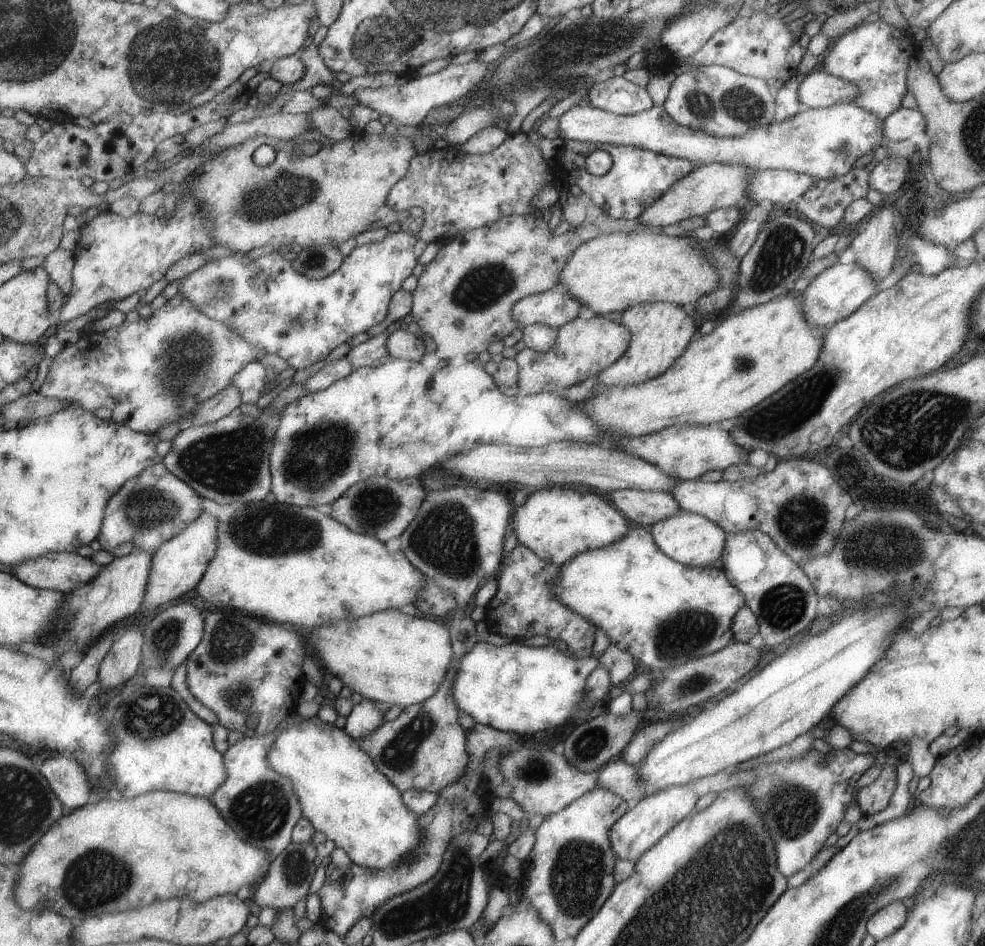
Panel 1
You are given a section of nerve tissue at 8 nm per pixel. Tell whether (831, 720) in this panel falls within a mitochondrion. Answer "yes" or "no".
no

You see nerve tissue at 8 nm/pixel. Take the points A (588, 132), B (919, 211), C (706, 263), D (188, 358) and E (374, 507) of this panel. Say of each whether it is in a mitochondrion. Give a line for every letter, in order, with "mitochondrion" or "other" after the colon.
A: other
B: other
C: other
D: mitochondrion
E: mitochondrion

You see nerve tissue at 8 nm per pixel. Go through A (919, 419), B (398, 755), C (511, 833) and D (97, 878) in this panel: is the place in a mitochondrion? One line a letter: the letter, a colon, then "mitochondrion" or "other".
A: mitochondrion
B: mitochondrion
C: other
D: mitochondrion

